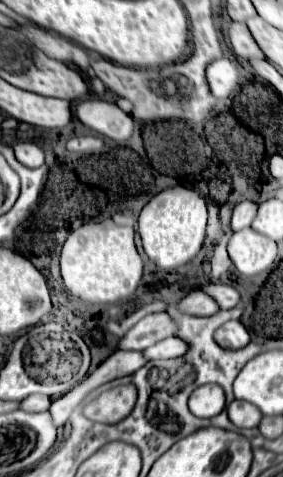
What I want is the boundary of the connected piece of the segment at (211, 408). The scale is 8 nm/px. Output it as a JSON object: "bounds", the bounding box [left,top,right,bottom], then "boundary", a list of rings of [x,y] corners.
{"bounds":[189,384,225,418],"boundary":[[[203,384],[189,396],[189,410],[199,418],[213,418],[225,408],[225,392],[219,384]]]}

